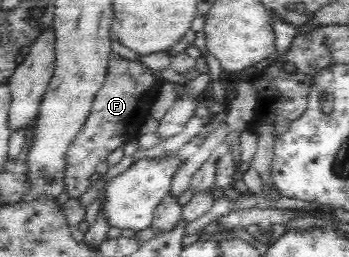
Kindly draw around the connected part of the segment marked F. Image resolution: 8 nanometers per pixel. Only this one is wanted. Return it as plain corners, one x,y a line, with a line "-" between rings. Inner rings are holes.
113,54
108,64
109,72
91,103
91,113
83,123
79,135
75,135
75,141
71,143
65,156
66,190
70,197
79,197
85,193
91,184
91,175
96,173
97,165
106,161
117,147
137,139
140,125
150,115
150,104
160,81
151,69
137,60

